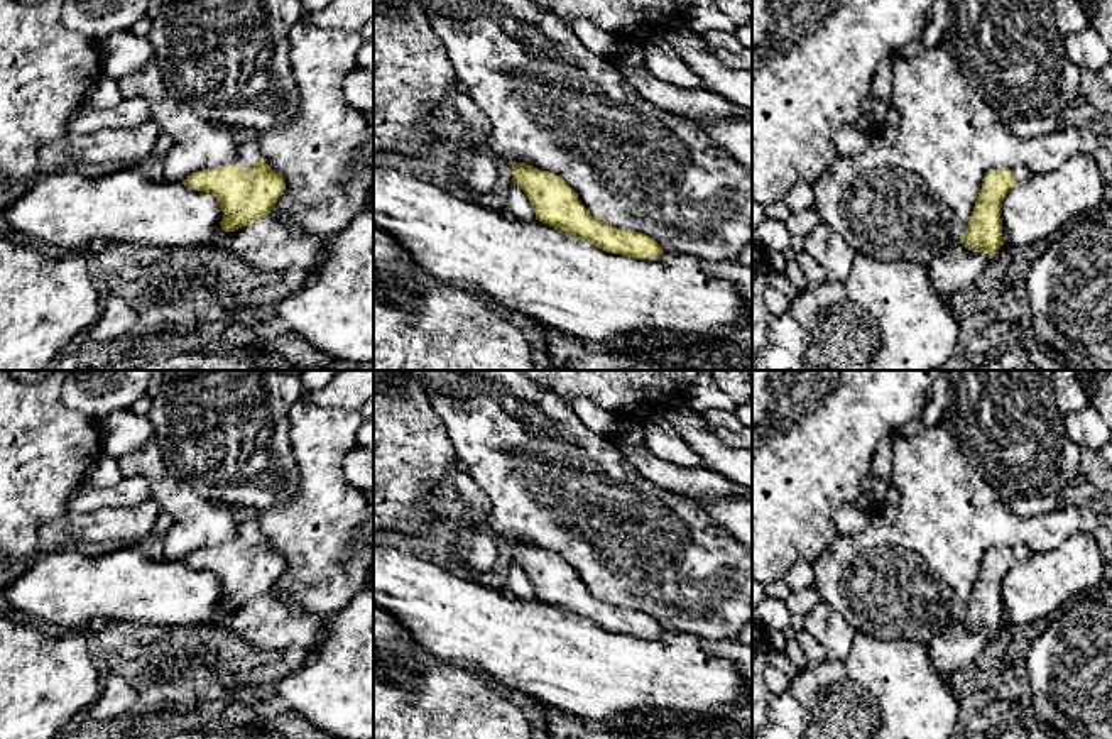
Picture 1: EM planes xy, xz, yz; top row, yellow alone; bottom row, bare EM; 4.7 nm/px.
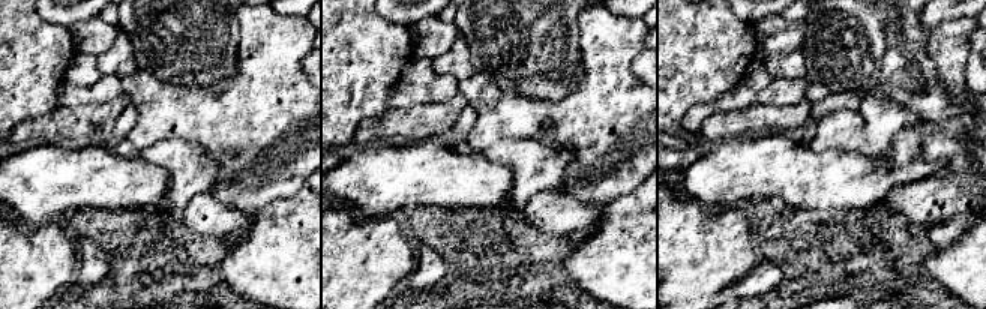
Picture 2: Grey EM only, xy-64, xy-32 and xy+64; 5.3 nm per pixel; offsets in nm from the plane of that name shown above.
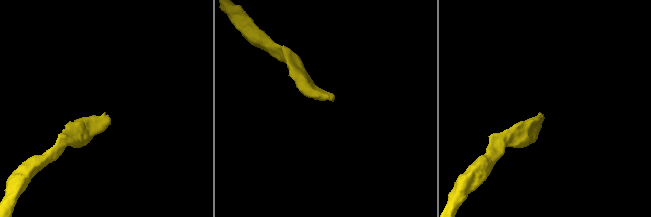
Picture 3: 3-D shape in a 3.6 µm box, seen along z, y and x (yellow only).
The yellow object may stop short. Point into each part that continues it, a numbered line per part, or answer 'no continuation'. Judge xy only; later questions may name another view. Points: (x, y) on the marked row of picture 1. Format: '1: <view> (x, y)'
1: xy (249, 153)

